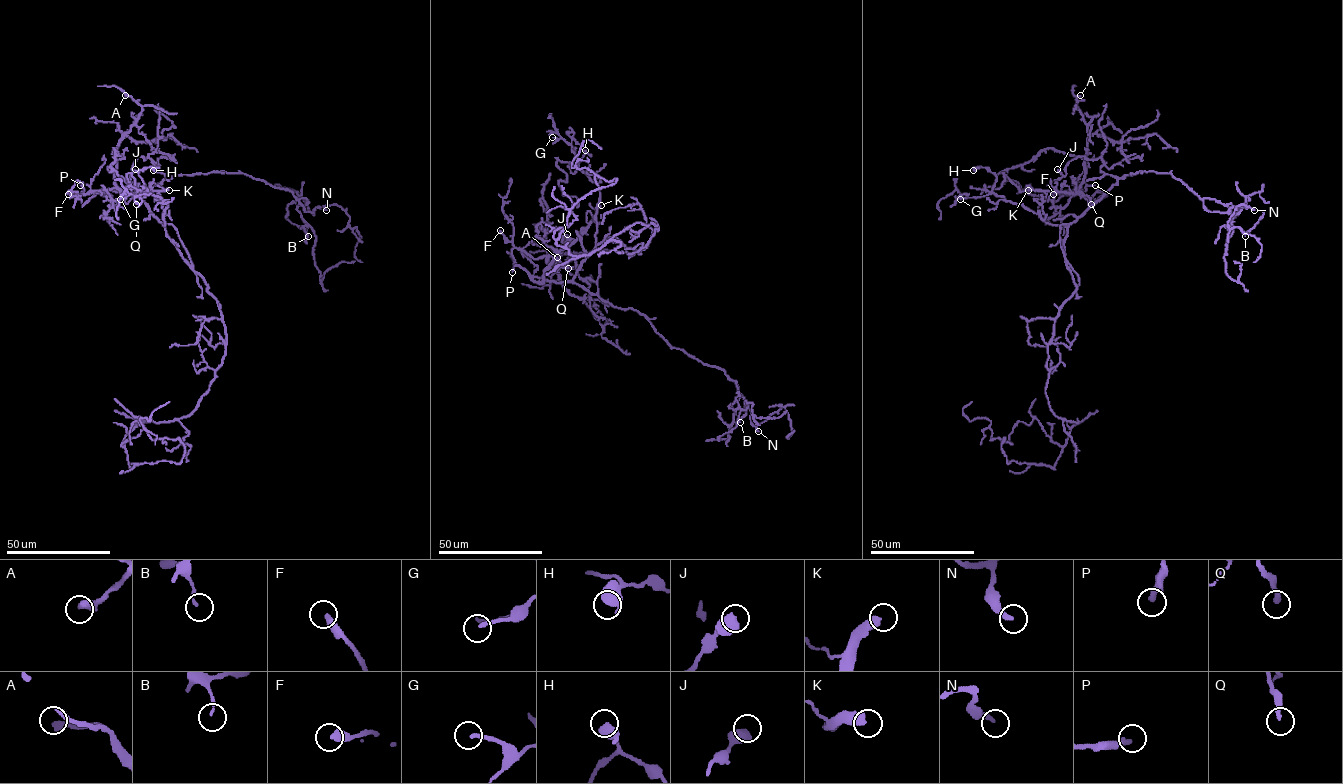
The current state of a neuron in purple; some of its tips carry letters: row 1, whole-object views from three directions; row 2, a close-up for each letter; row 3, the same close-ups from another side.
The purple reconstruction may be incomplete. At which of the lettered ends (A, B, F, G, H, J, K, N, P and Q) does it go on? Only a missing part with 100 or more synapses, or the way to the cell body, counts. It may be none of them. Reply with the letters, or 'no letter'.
K

